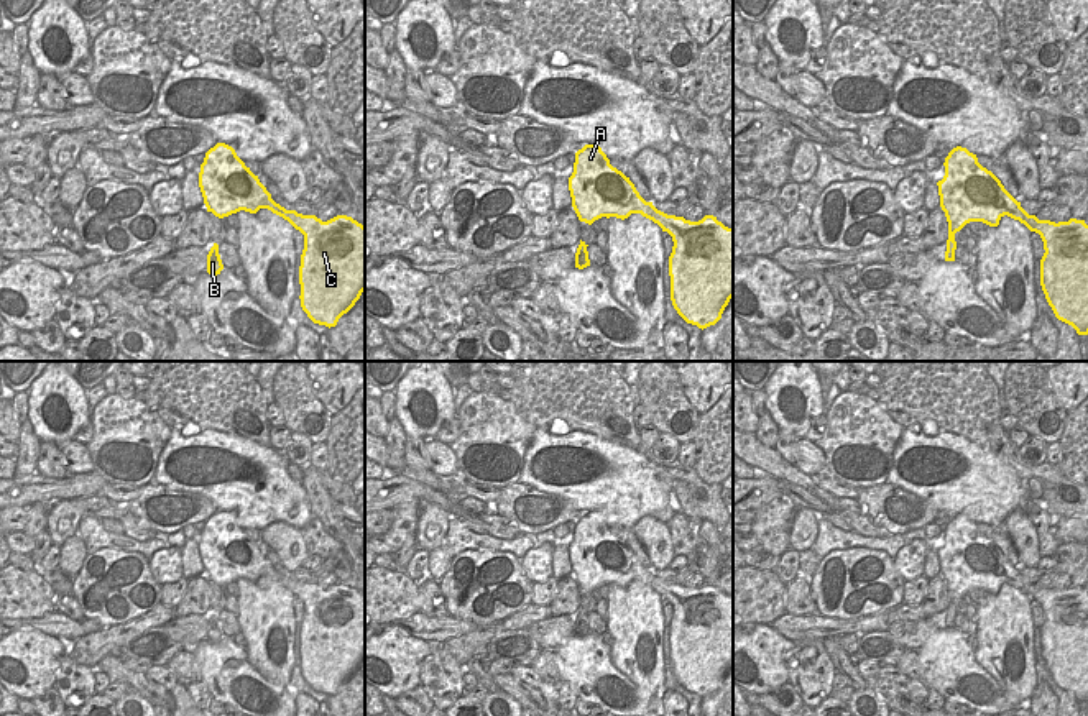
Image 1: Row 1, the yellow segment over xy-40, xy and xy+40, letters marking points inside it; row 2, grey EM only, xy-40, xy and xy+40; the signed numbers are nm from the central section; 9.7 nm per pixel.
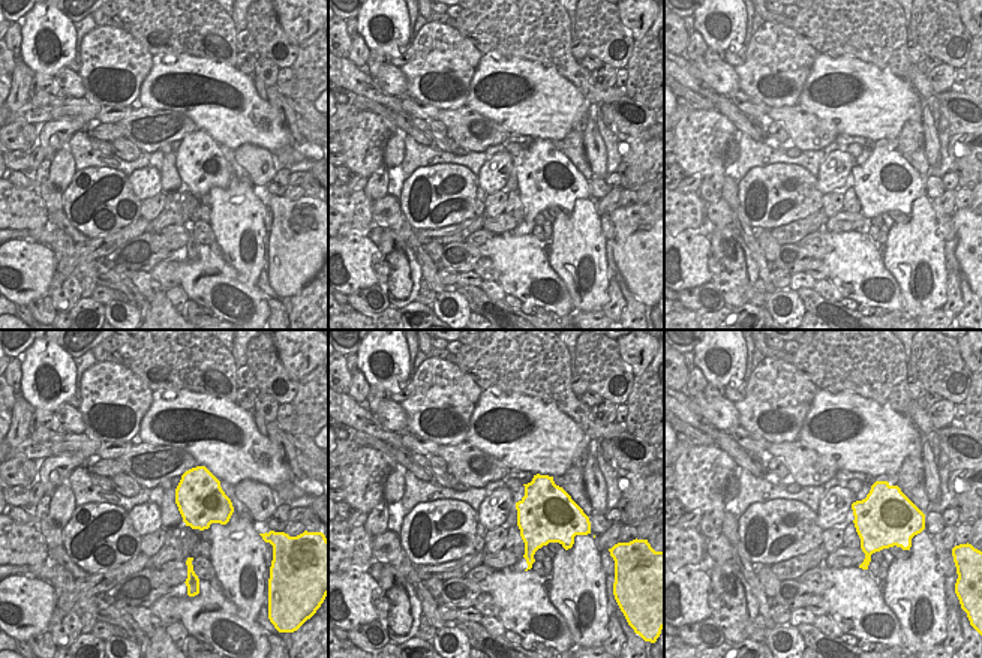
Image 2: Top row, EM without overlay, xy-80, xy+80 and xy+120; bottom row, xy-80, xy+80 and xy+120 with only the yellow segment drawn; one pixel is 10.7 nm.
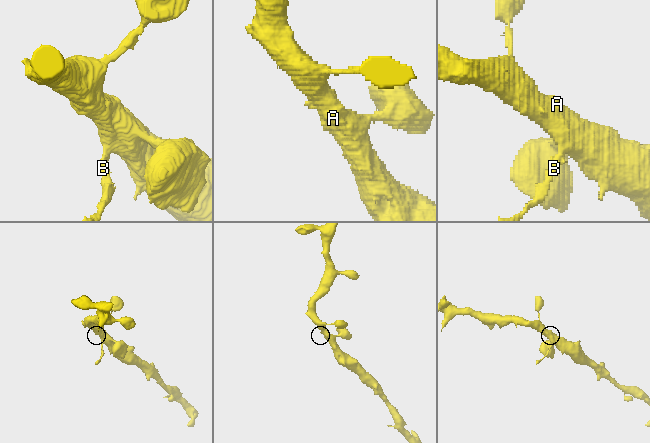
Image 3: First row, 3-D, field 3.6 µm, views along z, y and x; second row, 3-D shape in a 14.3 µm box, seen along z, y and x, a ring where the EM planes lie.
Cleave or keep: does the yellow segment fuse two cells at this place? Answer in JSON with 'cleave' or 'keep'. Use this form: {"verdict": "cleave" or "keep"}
{"verdict": "keep"}

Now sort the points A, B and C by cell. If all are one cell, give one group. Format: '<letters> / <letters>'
A B C

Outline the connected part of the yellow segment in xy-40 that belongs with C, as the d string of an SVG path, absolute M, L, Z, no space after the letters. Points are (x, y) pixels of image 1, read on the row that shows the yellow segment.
M217 143L205 153L199 172L199 187L207 212L224 218L240 210L256 213L268 209L288 220L304 235L304 250L299 266L301 307L307 317L319 325L335 327L365 291L365 227L347 215L337 215L322 222L316 215L302 215L286 210L271 199L271 194L260 182L250 168L237 156L235 149L225 143Z

